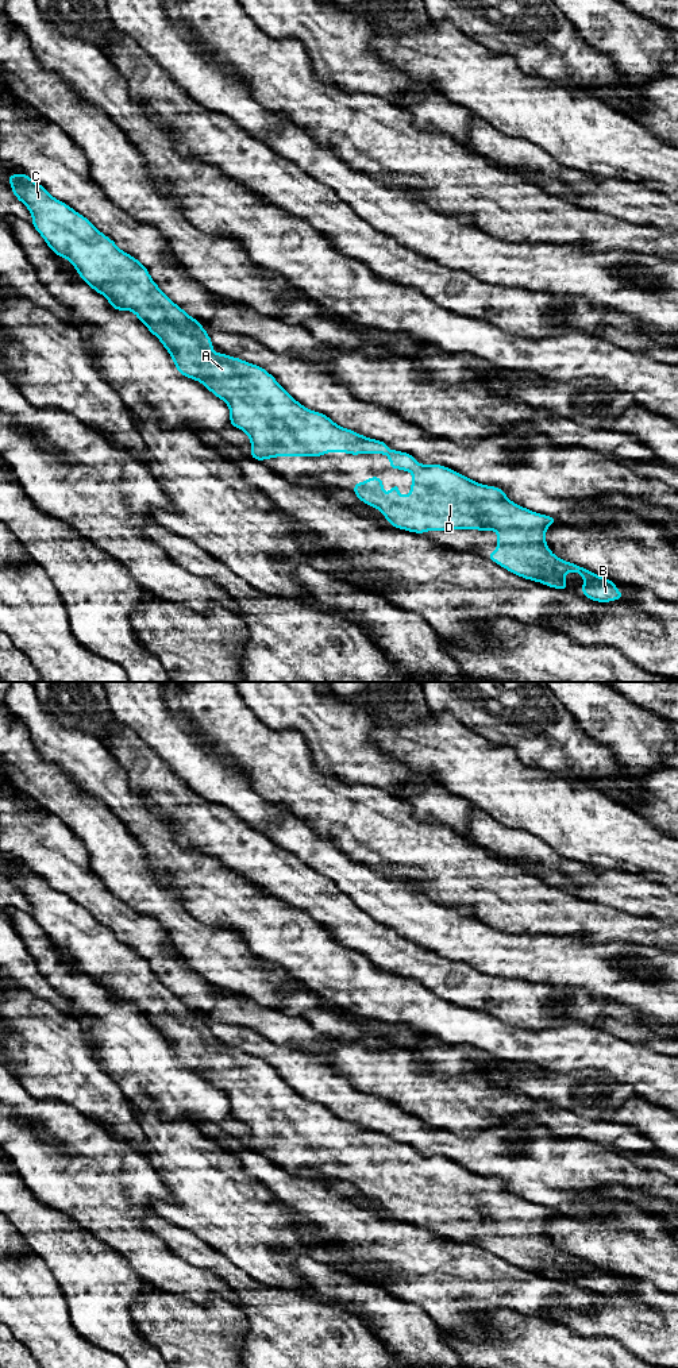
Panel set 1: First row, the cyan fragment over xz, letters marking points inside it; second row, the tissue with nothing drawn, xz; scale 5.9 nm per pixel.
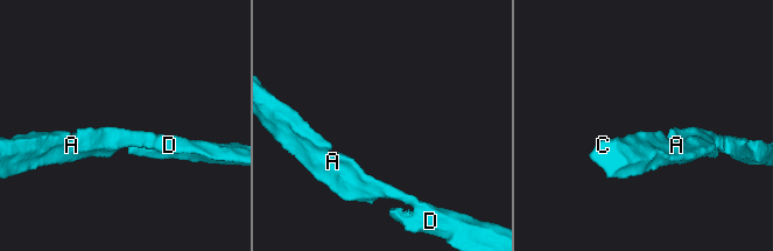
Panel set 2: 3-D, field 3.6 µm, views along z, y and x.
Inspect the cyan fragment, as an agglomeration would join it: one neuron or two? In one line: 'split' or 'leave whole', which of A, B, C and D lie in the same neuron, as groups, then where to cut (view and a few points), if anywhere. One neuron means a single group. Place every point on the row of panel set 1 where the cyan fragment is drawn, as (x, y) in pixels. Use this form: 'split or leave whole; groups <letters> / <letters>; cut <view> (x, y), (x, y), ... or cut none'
leave whole; groups A B C D; cut none

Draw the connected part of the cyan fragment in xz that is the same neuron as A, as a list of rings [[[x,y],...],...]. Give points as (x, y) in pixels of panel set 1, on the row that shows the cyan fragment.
[[[20,172],[18,174],[8,176],[7,180],[11,184],[12,193],[30,211],[32,216],[31,224],[45,239],[50,250],[63,259],[70,261],[81,280],[85,284],[89,284],[95,292],[104,294],[113,309],[122,312],[134,312],[136,317],[147,327],[147,330],[154,336],[157,336],[162,346],[169,351],[172,361],[174,362],[181,375],[201,382],[217,398],[227,402],[230,408],[231,427],[244,431],[251,442],[251,459],[262,462],[265,459],[277,456],[323,456],[327,452],[347,452],[350,455],[388,455],[390,462],[389,469],[400,469],[413,473],[411,494],[400,496],[398,489],[401,485],[397,483],[390,486],[390,494],[386,496],[384,493],[382,485],[384,478],[381,477],[369,477],[366,482],[355,482],[353,493],[366,505],[380,509],[384,517],[389,521],[389,525],[420,535],[427,531],[496,531],[498,533],[497,550],[494,552],[489,552],[486,558],[500,564],[505,570],[521,578],[540,582],[546,586],[562,590],[569,589],[569,585],[565,581],[565,575],[570,571],[575,571],[583,577],[583,586],[581,587],[581,591],[585,597],[596,602],[610,602],[624,598],[624,594],[617,590],[613,581],[600,577],[575,563],[566,562],[551,552],[546,543],[544,532],[550,525],[556,523],[558,519],[532,512],[512,502],[505,496],[505,492],[497,486],[478,483],[442,465],[417,465],[417,459],[408,452],[401,452],[394,448],[388,451],[388,443],[370,439],[367,436],[359,435],[355,431],[343,428],[335,424],[328,416],[320,412],[313,412],[301,405],[263,367],[247,363],[240,358],[232,358],[223,352],[216,352],[213,355],[213,343],[204,327],[199,323],[197,319],[190,317],[182,308],[180,308],[165,293],[161,292],[159,286],[150,277],[149,270],[136,258],[122,251],[112,239],[100,232],[85,216],[76,212],[68,204],[54,199],[41,184],[35,182],[31,177]]]

